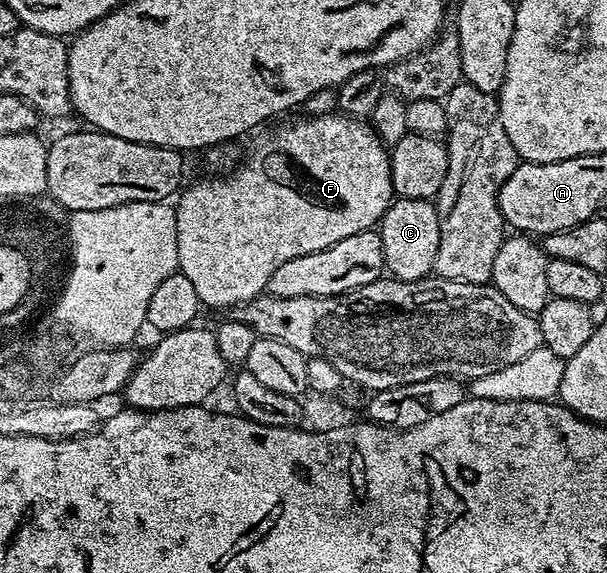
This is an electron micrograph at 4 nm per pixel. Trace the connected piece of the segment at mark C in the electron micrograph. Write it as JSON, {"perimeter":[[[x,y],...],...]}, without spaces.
{"perimeter":[[[404,197],[392,200],[377,226],[377,232],[383,248],[383,263],[390,276],[398,281],[420,281],[434,270],[441,239],[439,210],[434,200]]]}

